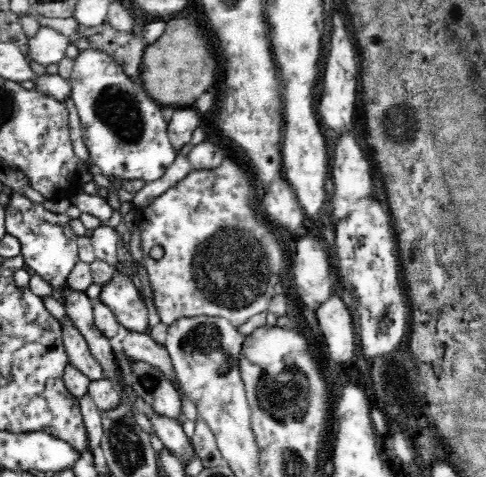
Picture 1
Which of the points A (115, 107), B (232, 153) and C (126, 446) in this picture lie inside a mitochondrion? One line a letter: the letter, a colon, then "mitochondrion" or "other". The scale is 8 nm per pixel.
A: mitochondrion
B: other
C: mitochondrion

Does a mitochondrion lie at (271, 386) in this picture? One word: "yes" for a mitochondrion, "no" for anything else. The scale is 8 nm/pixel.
yes

